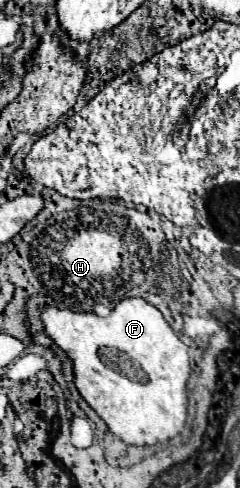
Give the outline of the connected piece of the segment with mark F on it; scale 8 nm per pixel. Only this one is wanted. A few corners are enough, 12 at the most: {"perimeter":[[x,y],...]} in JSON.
{"perimeter":[[126,298],[44,306],[78,392],[132,446],[188,418],[188,346]]}

